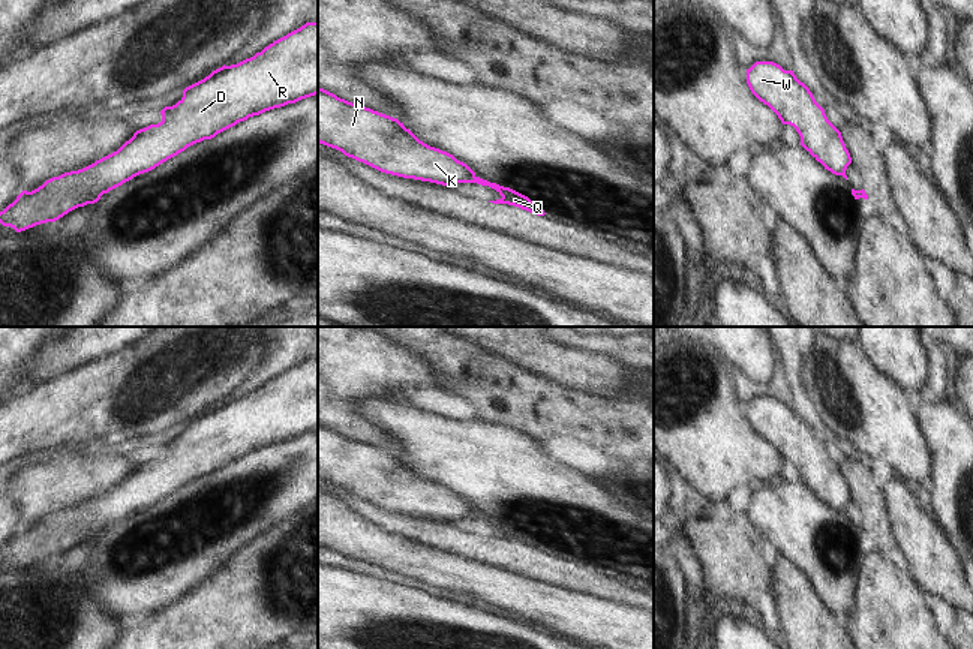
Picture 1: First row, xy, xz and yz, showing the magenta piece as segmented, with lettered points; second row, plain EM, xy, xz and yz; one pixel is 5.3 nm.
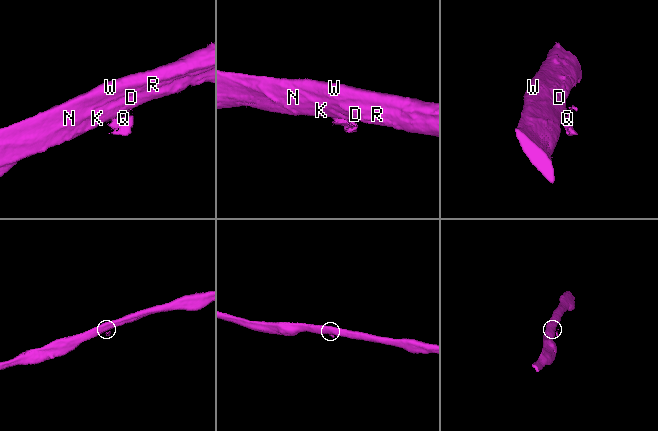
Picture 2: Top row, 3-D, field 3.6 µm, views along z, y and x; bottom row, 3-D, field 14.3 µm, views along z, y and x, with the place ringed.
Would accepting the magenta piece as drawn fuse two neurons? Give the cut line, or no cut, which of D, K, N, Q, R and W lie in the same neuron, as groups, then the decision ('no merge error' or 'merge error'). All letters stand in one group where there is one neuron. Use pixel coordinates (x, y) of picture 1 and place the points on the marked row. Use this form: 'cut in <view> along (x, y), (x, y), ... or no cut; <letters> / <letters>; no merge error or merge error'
cut in xz along (474, 176), (465, 182); D K N R W / Q; merge error

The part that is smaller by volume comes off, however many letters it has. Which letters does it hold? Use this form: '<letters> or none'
Q.

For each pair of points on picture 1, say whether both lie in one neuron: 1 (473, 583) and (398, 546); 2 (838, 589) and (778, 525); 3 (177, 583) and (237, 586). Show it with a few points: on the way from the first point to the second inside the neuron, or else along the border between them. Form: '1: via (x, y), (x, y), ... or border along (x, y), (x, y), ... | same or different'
1: via (455, 571), (441, 570), (416, 559) | same
2: via (825, 574), (795, 541) | same
3: border along (227, 562), (171, 606) | different

